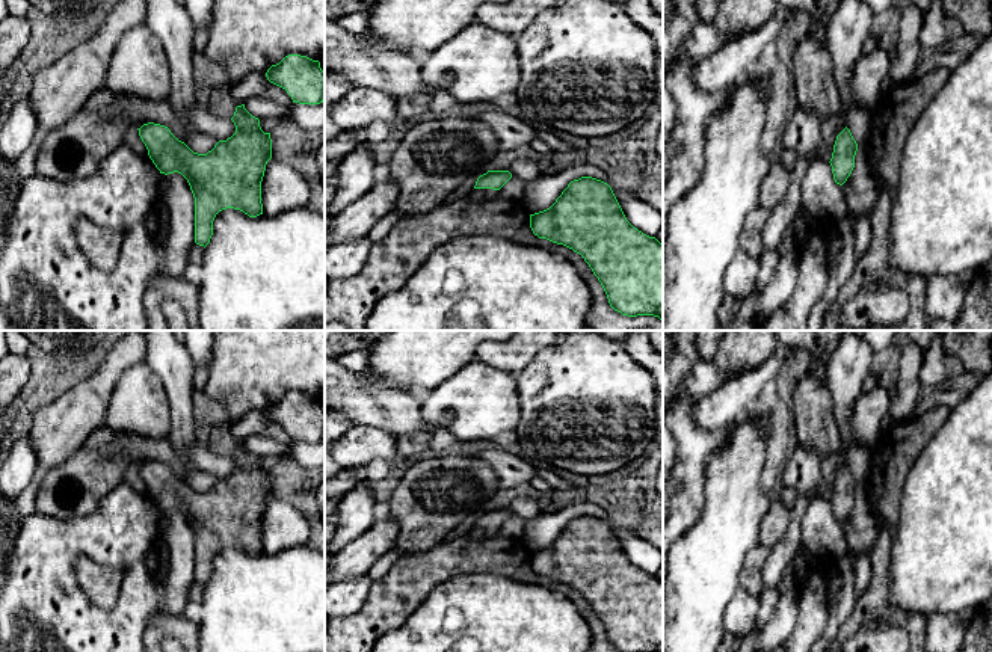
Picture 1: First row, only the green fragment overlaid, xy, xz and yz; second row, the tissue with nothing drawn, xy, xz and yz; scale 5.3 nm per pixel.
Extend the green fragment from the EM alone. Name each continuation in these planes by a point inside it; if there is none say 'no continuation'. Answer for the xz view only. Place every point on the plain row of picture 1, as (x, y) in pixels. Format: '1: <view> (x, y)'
1: xz (476, 532)

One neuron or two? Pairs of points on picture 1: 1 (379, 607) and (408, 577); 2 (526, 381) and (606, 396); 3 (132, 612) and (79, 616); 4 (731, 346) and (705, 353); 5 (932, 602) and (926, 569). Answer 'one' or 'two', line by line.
1: one
2: one
3: one
4: two
5: one

